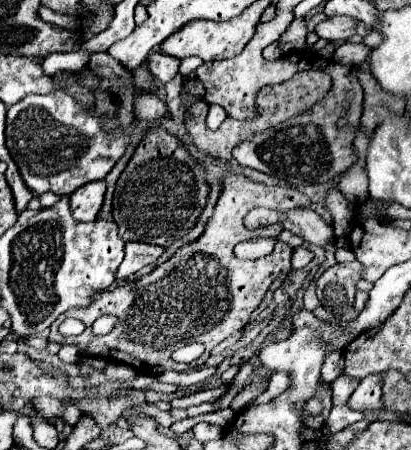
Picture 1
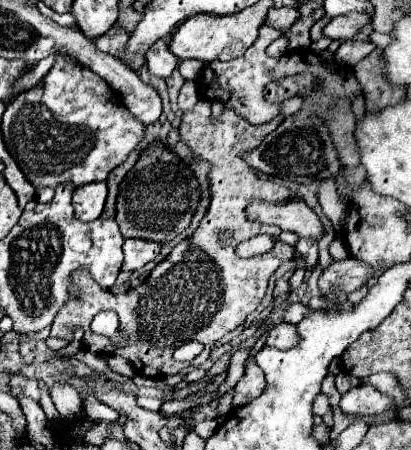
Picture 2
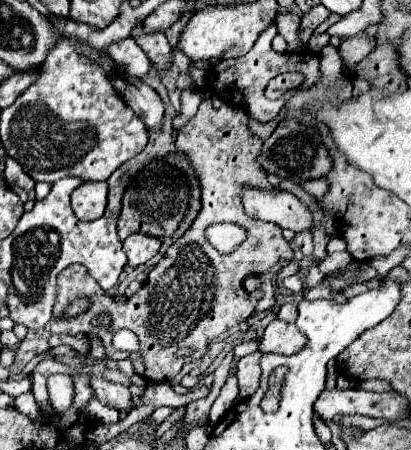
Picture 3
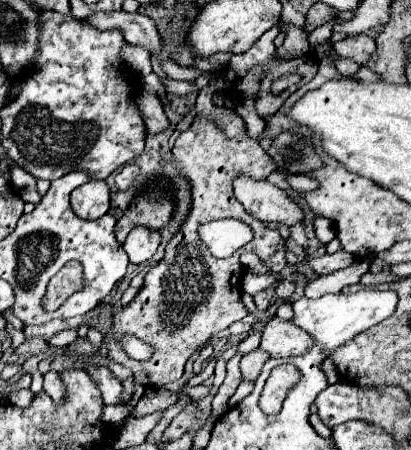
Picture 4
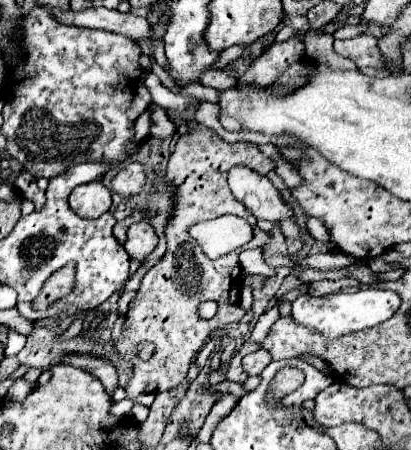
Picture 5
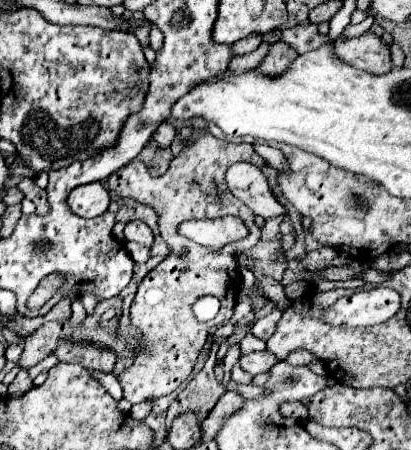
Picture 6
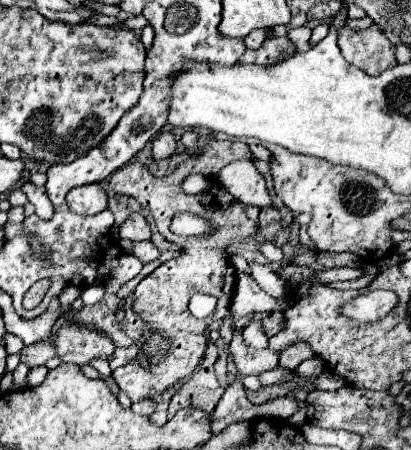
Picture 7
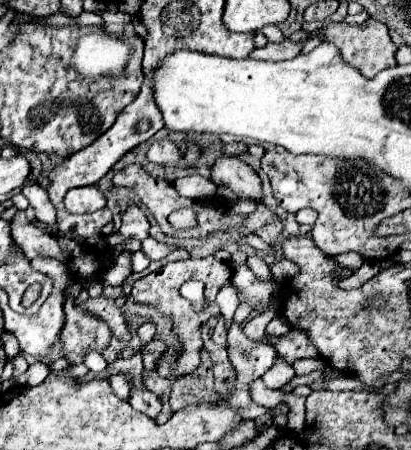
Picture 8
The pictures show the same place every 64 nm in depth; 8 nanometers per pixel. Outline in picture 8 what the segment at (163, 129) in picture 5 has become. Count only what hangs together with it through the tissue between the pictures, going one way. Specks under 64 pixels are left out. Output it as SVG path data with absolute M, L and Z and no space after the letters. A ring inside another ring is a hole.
M160 140L150 146L148 160L154 164L162 164L162 166L178 166L178 162L182 160L182 154L174 142Z

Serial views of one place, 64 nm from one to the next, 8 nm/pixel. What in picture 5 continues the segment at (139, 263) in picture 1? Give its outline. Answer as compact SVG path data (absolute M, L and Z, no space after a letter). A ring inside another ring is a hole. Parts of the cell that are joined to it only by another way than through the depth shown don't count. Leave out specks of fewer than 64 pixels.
M136 222L128 228L128 240L124 244L126 252L130 254L130 258L134 260L144 260L158 244L158 238L152 230L152 226L148 222Z

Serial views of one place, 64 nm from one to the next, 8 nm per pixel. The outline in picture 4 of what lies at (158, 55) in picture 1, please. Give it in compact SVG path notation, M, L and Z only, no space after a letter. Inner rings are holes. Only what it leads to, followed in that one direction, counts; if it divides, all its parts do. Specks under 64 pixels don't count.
M94 12L86 18L86 22L98 30L120 30L126 42L142 46L148 52L160 52L160 36L148 16L126 12Z

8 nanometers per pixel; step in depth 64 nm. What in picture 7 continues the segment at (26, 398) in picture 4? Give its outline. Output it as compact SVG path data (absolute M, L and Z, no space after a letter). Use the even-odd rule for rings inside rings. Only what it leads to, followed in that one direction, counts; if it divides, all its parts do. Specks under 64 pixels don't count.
M20 362L18 368L12 372L12 376L14 376L14 390L26 386L26 374L28 374L28 370L30 370L30 368L28 368L24 362Z

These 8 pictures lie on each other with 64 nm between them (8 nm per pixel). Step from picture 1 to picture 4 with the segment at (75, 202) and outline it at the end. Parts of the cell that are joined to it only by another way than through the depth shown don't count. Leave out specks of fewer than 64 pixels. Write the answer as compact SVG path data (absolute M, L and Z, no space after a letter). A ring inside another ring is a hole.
M90 180L70 194L70 204L80 218L100 218L110 210L110 190L102 180Z

